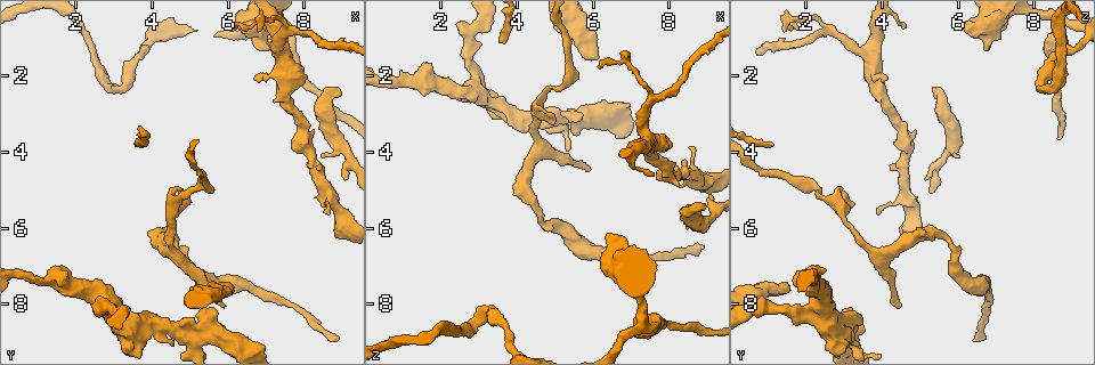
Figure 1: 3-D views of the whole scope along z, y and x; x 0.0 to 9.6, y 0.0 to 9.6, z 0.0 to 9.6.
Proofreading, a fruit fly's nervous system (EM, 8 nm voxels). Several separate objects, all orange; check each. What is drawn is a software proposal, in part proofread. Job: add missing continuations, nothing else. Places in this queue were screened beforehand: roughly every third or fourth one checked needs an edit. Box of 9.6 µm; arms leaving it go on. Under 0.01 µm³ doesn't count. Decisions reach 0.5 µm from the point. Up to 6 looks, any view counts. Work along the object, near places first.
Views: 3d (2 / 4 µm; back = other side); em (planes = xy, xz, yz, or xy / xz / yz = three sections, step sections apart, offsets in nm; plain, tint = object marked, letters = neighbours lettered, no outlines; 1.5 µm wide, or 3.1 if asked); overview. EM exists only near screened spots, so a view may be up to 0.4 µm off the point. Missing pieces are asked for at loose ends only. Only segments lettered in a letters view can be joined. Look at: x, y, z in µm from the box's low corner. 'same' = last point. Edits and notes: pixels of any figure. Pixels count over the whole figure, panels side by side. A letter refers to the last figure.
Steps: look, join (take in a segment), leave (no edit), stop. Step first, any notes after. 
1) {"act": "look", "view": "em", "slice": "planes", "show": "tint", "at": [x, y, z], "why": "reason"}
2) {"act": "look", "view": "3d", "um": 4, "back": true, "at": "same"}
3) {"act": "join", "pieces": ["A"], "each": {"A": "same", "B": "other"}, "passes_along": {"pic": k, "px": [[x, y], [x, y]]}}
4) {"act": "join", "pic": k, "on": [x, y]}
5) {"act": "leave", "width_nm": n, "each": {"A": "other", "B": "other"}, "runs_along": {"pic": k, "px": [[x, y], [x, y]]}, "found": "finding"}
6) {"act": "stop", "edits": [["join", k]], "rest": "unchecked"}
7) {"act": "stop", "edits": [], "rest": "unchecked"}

{"act": "look", "view": "3d", "um": 2, "at": [5.20, 8.25, 2.95]}

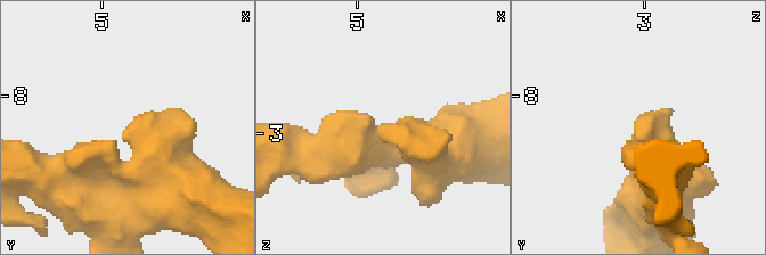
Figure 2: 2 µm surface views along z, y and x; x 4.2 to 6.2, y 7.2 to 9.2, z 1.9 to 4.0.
{"act": "look", "view": "em", "slice": "planes", "show": "plain", "at": [5.16, 8.30, 2.94]}

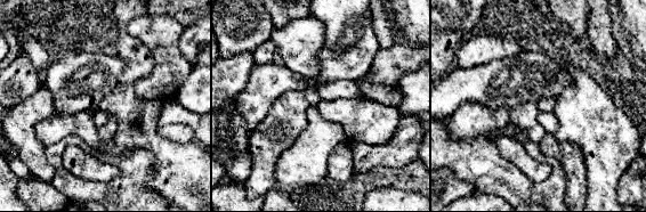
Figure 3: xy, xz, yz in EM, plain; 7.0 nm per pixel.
{"act": "look", "view": "em", "slice": "planes", "show": "letters", "at": "same", "why": "what lies round it"}

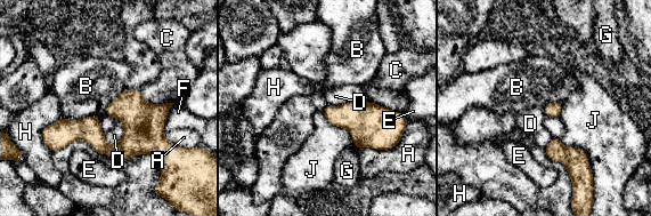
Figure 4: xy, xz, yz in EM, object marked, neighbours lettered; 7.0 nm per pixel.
{"act": "leave", "each": {"A": "other", "B": "other", "C": "other", "D": "other", "E": "other", "F": "other", "G": "other", "H": "other", "J": "other"}, "border": {"pic": 4, "px": [[96, 114], [79, 119], [63, 118]]}, "found": "no lettered segment goes on from it"}

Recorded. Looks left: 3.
{"act": "look", "view": "em", "slice": "planes", "show": "letters", "at": [6.10, 7.55, 1.60]}

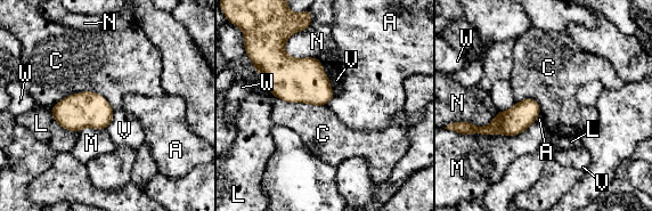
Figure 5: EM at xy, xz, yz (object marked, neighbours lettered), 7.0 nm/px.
{"act": "leave", "width_nm": 190, "each": {"A": "other", "C": "other", "L": "other", "M": "other", "N": "other", "V": "other", "W": "other"}, "border": {"pic": 5, "px": [[50, 107], [94, 91], [114, 111]]}, "found": "no lettered segment goes on from it"}

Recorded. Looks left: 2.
{"act": "look", "view": "em", "slice": "planes", "show": "letters", "at": [9.00, 2.50, 5.35], "why": "an open end"}

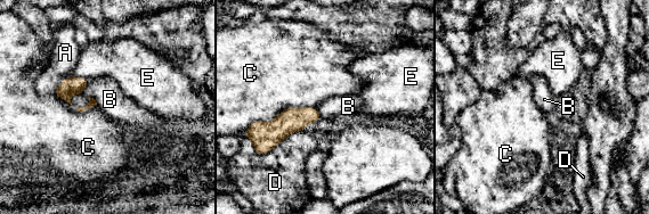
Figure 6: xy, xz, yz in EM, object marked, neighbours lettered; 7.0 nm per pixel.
{"act": "join", "pieces": ["A"], "each": {"A": "same", "B": "other", "C": "other", "D": "other", "E": "other"}, "passes_along": {"pic": 6, "px": [[71, 85], [57, 88], [64, 56]]}, "found": "the cell continues"}

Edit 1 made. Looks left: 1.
{"act": "stop", "edits": [["join", 6]], "rest": "unchecked"}

